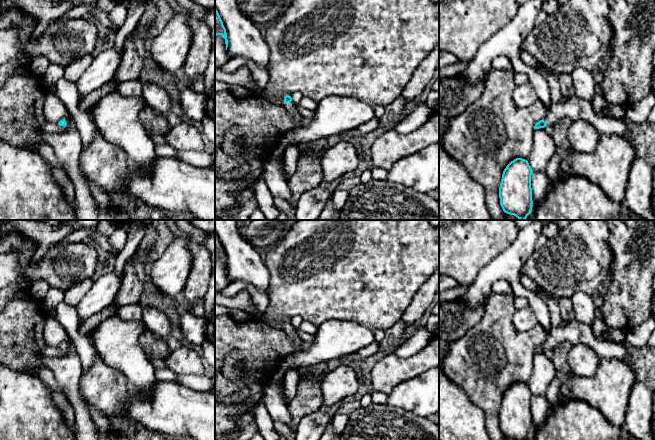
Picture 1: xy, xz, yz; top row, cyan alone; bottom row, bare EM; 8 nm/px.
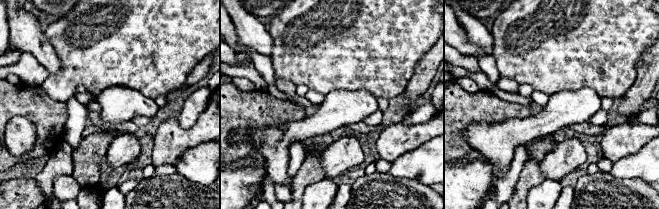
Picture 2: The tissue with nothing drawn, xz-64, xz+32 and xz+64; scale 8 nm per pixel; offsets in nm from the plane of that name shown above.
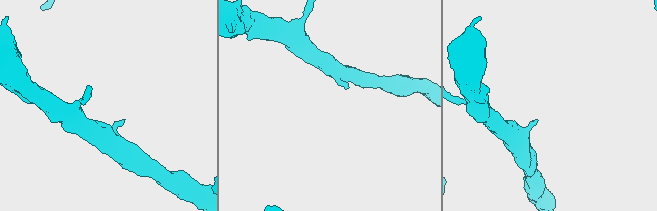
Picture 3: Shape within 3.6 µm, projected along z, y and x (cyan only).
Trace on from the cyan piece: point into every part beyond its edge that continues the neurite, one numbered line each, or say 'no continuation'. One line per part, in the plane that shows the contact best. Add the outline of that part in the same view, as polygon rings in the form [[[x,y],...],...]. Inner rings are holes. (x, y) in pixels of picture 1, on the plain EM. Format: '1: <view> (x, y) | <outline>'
1: xz (291, 331) | [[[291,326],[284,329],[285,332],[289,335],[289,337],[293,340],[293,342],[296,345],[296,349],[291,353],[292,355],[296,355],[297,353],[301,352],[303,350],[302,347],[302,340],[301,338],[296,334],[296,329]]]

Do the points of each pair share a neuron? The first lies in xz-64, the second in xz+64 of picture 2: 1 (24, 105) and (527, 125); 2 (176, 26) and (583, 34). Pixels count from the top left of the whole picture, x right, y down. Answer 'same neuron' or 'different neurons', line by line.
1: different neurons
2: same neuron

